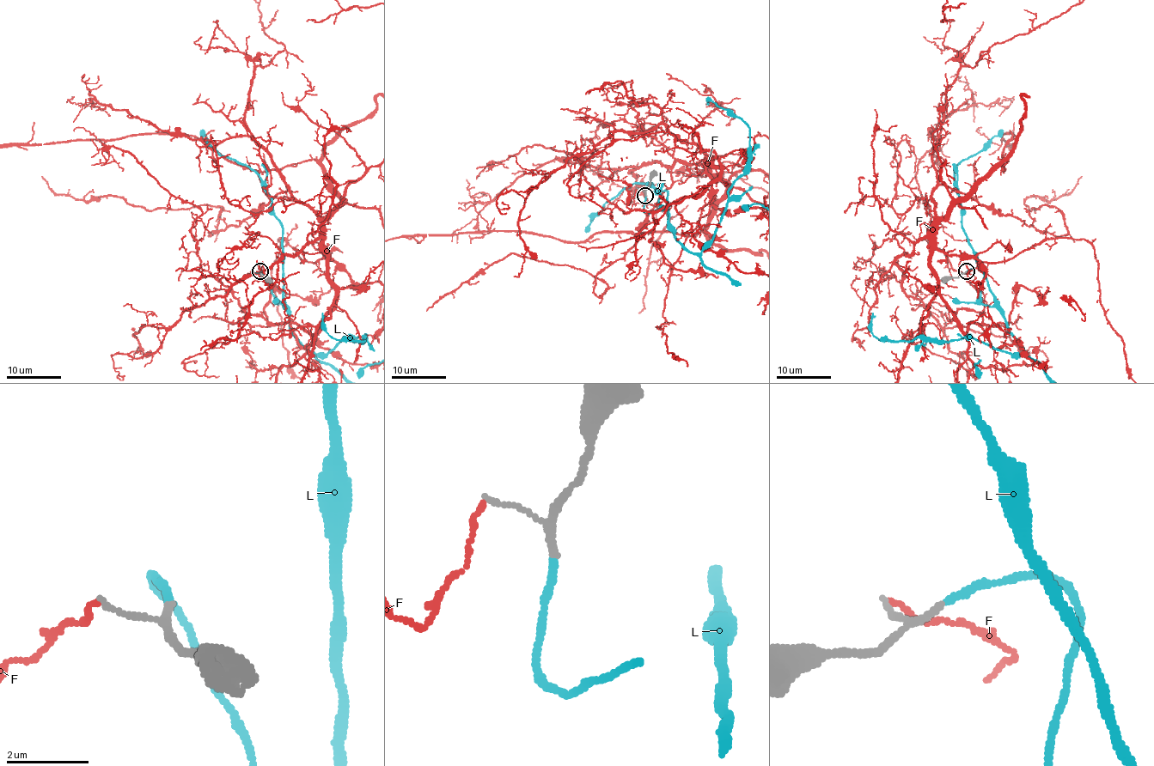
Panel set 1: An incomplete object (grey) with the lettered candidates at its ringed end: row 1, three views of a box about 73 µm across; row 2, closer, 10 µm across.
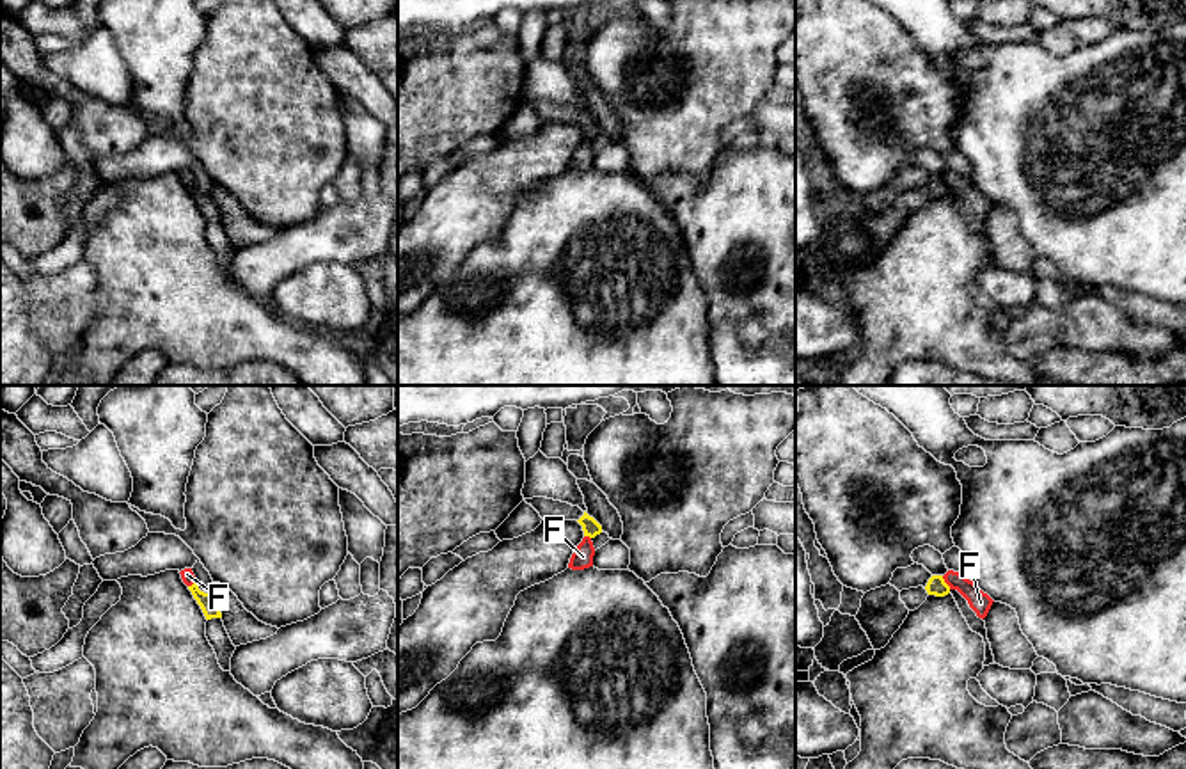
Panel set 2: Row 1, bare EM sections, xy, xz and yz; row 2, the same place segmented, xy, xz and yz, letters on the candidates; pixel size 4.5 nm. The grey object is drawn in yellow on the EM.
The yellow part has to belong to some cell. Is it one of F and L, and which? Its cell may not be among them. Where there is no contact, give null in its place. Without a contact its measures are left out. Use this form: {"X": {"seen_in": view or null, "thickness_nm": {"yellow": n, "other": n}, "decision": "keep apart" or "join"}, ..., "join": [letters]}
{"F": {"seen_in": "yz", "thickness_nm": {"yellow": 90, "other": 100}, "decision": "keep apart"}, "L": {"seen_in": null, "decision": "join"}, "join": ["L"]}

